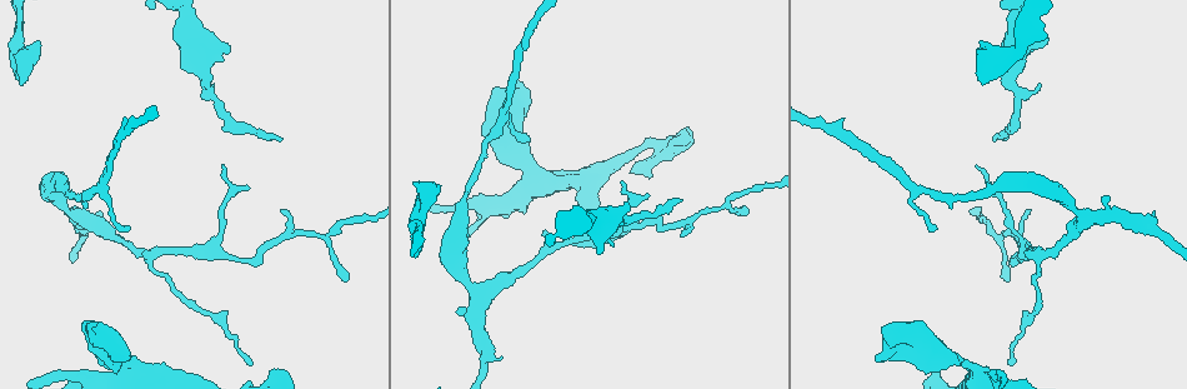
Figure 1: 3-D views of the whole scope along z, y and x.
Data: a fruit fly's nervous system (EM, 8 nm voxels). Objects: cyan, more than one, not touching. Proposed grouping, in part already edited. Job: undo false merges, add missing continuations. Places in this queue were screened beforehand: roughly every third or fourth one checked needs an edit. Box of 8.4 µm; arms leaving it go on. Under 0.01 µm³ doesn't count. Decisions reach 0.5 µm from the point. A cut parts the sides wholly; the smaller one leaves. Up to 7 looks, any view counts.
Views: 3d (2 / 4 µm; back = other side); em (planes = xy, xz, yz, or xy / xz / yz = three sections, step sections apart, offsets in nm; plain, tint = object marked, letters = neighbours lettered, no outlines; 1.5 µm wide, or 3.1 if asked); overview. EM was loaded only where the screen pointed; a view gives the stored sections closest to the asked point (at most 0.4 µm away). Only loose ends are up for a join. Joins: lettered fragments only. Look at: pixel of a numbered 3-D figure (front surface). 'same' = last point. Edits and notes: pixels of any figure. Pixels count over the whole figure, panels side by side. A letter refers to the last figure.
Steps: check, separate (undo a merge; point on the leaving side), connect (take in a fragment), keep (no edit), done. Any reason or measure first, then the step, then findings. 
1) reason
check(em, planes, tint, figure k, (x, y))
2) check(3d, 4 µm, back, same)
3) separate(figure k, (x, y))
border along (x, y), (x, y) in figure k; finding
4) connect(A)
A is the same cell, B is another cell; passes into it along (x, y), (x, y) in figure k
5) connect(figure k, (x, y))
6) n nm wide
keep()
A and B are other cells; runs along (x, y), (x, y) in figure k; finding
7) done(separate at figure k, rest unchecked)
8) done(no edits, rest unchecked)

tapers out
check(em, planes, letters, figure 1, (933, 228))

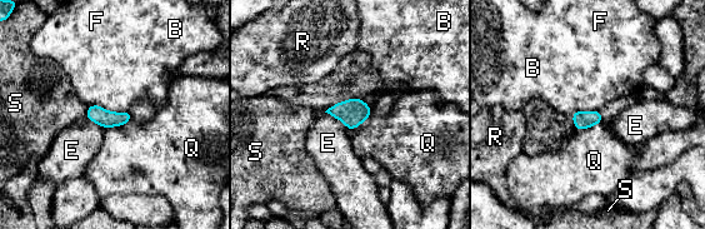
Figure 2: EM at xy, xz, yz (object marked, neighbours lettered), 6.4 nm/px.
B touches over 260 nm
keep()
B, E, F, Q, R and S are other cells; border along (89, 105), (128, 111) in figure 2; none of them fits

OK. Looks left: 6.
thick end
check(em, xy, step 4, tint, figure 1, (626, 202))

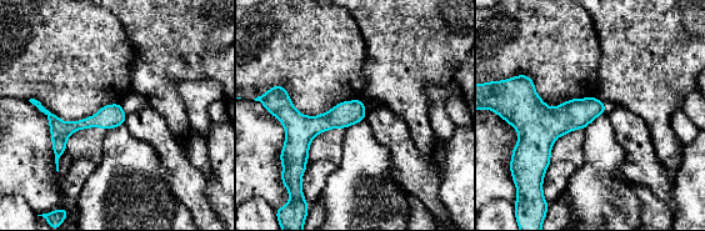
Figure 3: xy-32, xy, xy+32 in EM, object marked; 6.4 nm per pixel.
check(em, xy, step 4, letters, same)

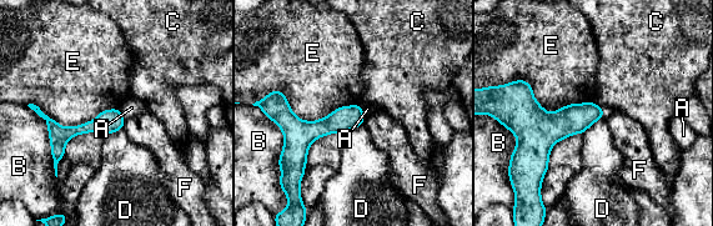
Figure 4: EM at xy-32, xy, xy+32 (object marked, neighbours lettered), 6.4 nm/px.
keep()
A, B, C, D, E and F are other cells; border along (125, 120), (122, 127) in figure 4; none of them fits

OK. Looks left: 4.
free end
check(3d, 2 µm, figure 1, (496, 87))

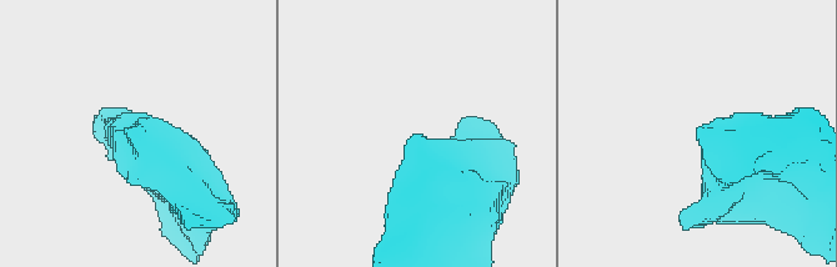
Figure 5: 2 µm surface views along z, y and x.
check(em, planes, letters, figure 5, (131, 130))

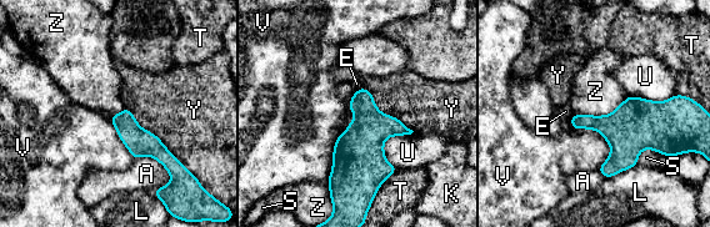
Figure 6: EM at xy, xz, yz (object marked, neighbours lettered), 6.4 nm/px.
keep()
A, E, K, L, S, T, U, V, Y and Z are other cells; border along (628, 95), (609, 114), (574, 115) in figure 6; no lettered fragment goes on from it

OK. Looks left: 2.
done(no edits, rest unchecked)

